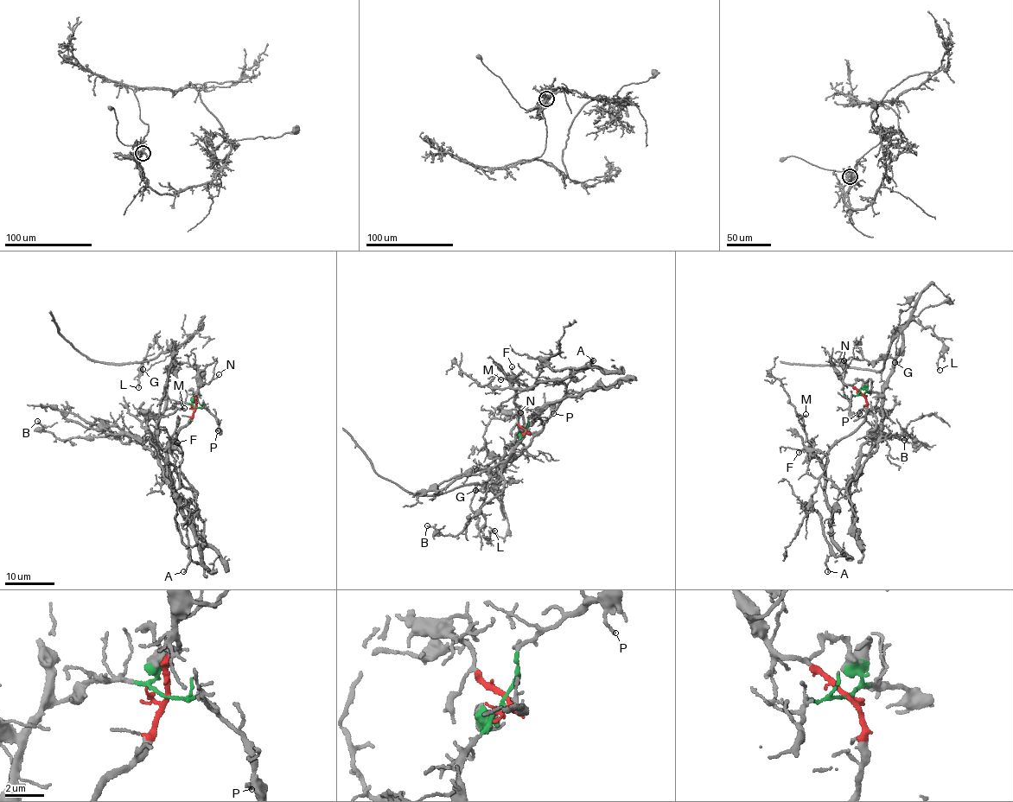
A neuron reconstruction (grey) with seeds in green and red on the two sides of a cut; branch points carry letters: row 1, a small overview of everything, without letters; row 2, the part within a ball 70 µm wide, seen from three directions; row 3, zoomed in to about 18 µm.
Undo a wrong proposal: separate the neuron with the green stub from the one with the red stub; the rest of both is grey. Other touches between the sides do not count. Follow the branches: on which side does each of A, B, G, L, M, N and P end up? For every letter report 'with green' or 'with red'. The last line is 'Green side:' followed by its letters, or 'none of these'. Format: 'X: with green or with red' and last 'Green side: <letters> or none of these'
A: with red
B: with green
G: with green
L: with green
M: with red
N: with red
P: with green
Green side: B, G, L, P

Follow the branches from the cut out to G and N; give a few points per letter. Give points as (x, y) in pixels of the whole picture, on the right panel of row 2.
G: (862, 395), (870, 391), (883, 396), (885, 381), (891, 372), (893, 359), (900, 354), (901, 333), (895, 363)
N: (862, 395), (839, 378), (838, 374), (847, 366), (844, 360)

